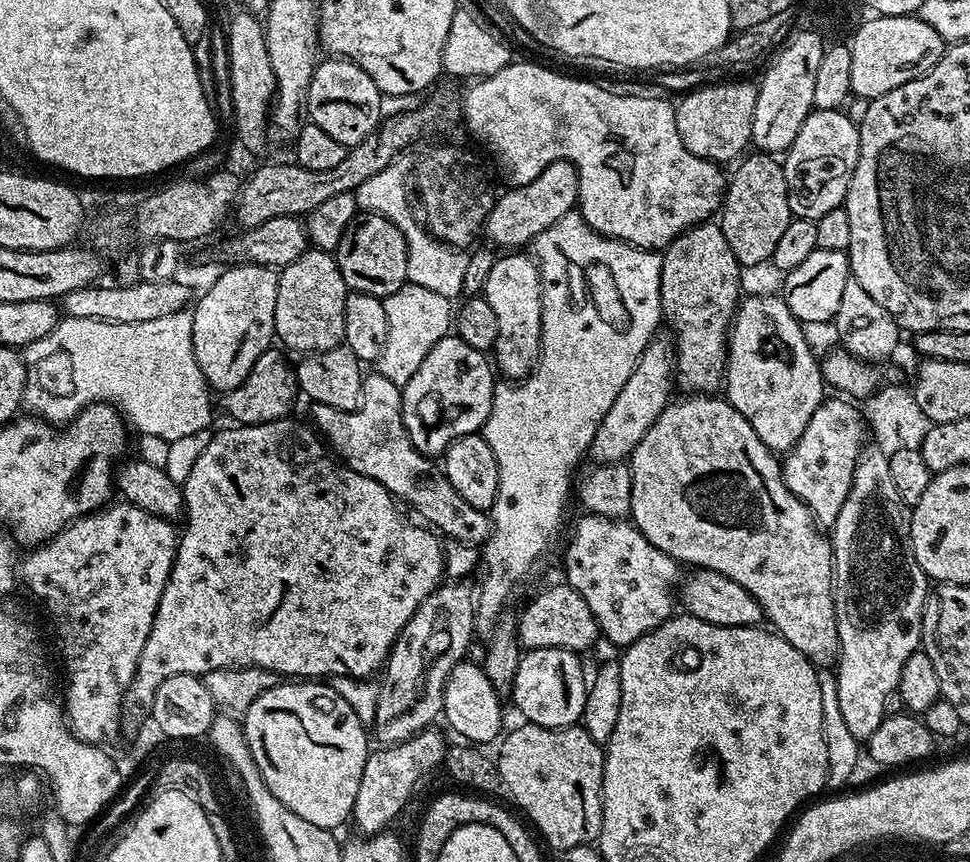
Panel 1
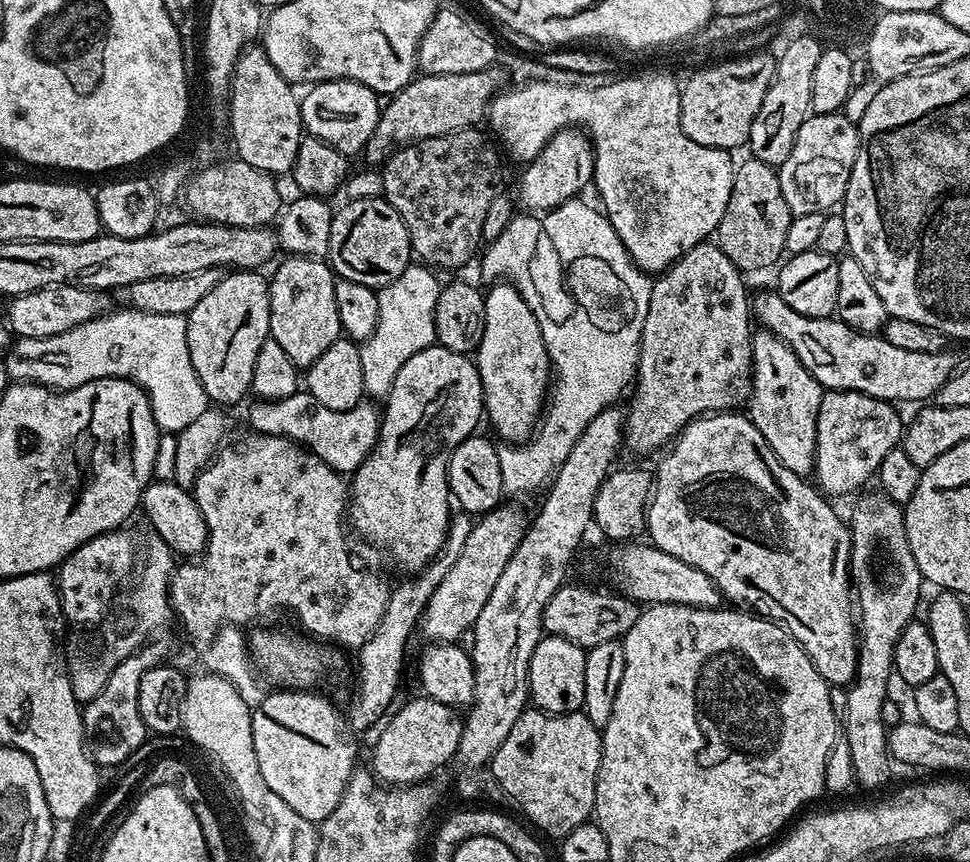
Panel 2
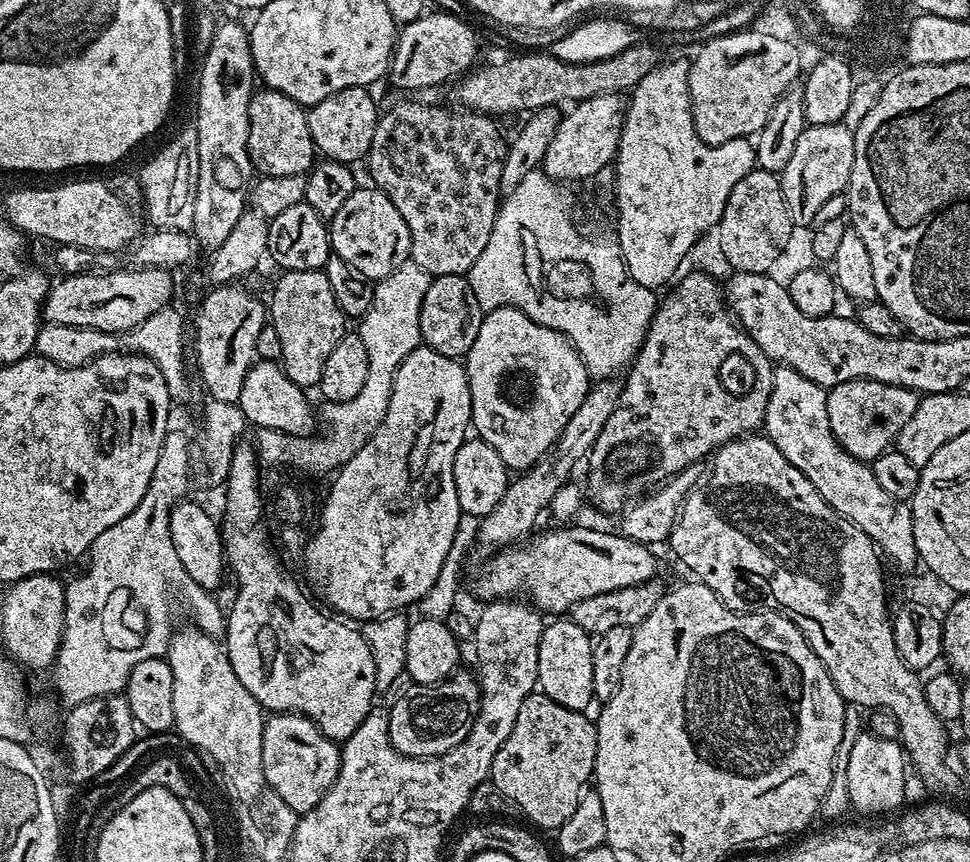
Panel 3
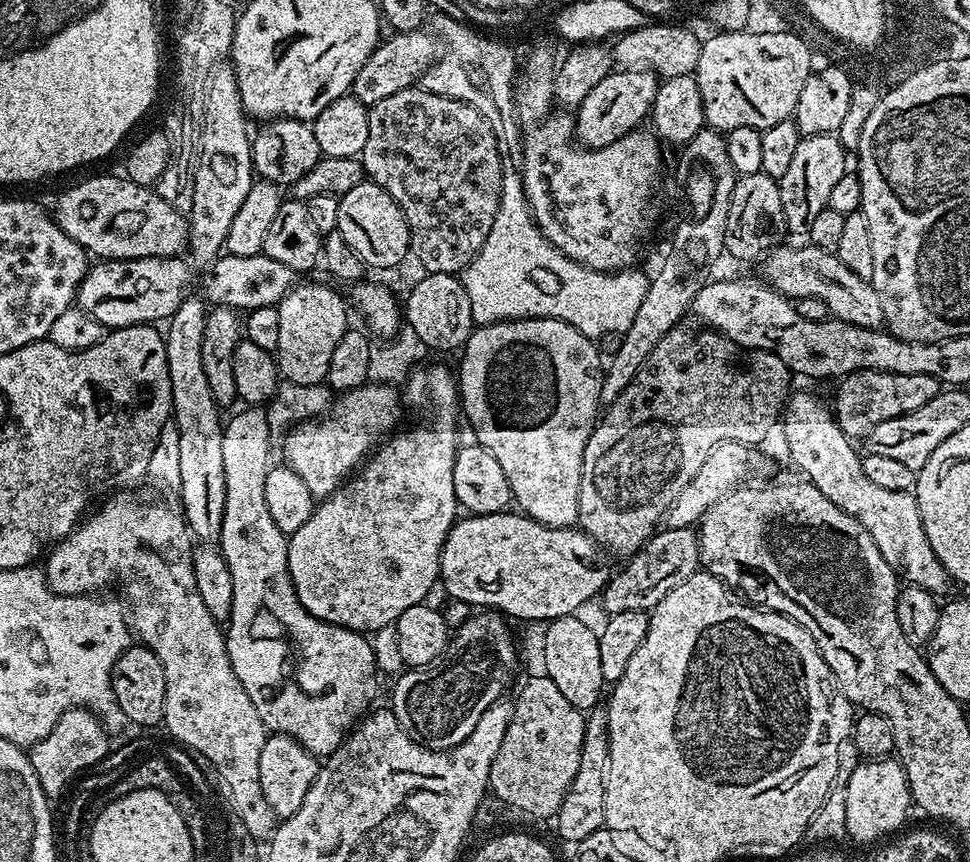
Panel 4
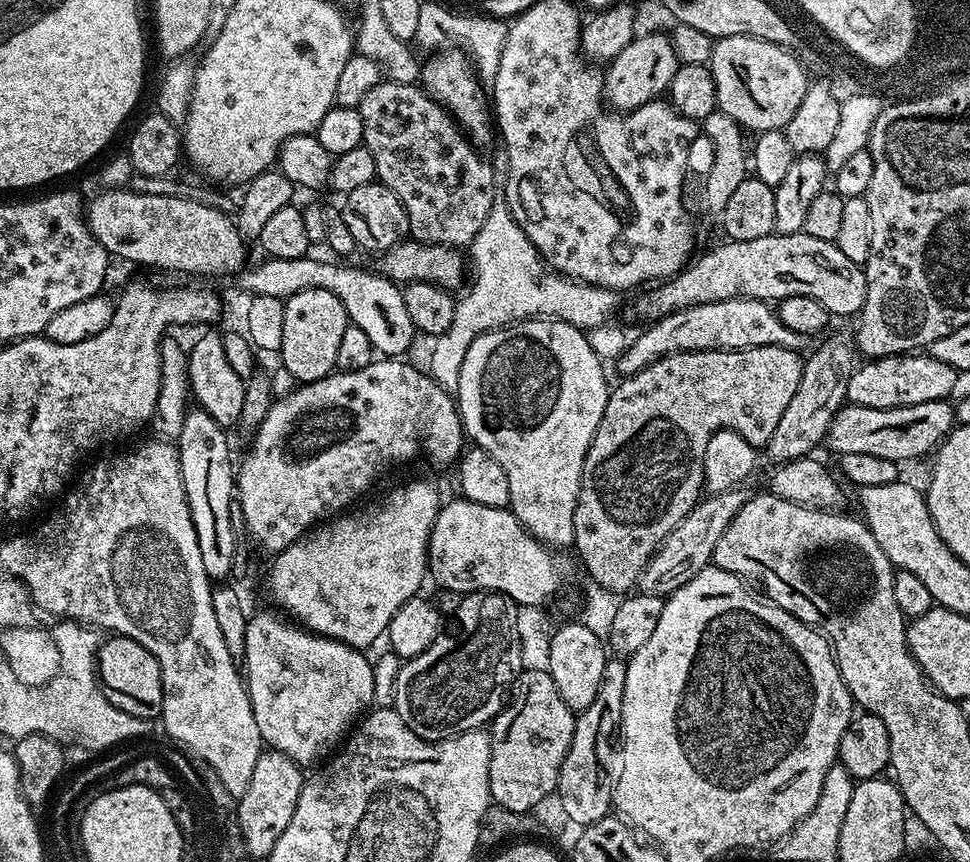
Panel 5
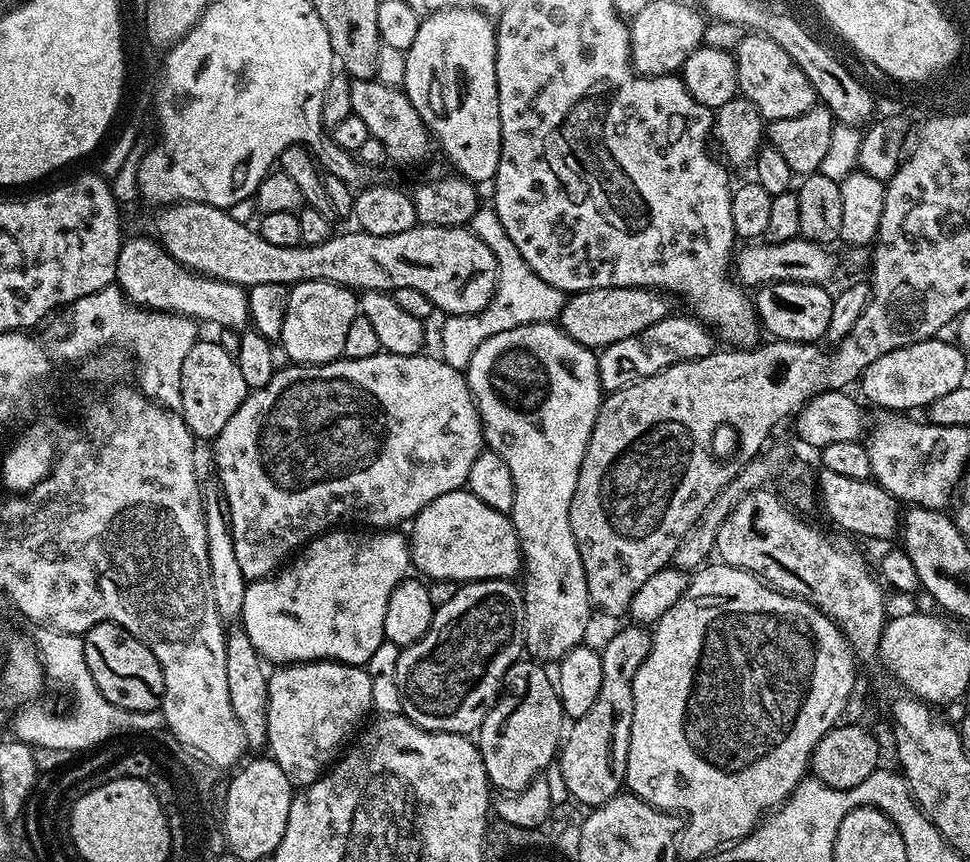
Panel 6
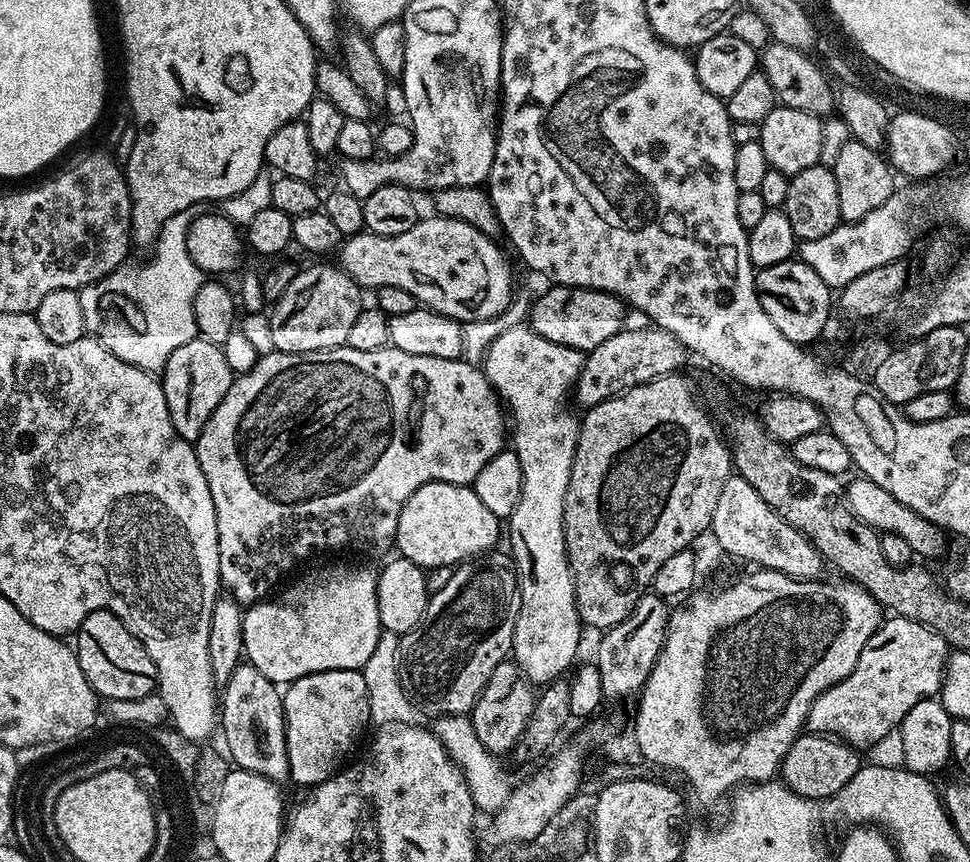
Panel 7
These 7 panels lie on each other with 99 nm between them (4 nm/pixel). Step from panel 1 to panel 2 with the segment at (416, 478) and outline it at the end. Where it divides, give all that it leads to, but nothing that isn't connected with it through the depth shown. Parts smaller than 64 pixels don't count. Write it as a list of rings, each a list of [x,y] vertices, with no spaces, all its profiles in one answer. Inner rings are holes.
[[[297,390],[281,400],[270,400],[260,398],[255,401],[257,404],[248,412],[248,420],[252,423],[251,431],[261,436],[285,436],[294,442],[309,448],[315,456],[322,458],[326,466],[330,466],[341,474],[351,474],[372,452],[372,447],[376,445],[376,439],[380,434],[381,413],[372,402],[361,402],[350,410],[330,410],[330,406],[322,406],[318,398],[314,398],[306,390]]]

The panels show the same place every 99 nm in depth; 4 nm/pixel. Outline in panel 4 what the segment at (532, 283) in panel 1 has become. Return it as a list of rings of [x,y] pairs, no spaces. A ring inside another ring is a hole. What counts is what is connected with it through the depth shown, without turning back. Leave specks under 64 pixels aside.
[[[533,318],[530,320],[501,320],[494,324],[477,327],[462,349],[464,357],[460,360],[460,372],[458,370],[458,400],[462,405],[463,415],[464,412],[468,415],[468,424],[472,427],[473,434],[476,435],[473,436],[475,443],[481,444],[486,450],[490,450],[490,454],[494,454],[494,458],[498,458],[498,466],[502,466],[502,471],[506,473],[506,482],[510,482],[515,507],[531,520],[537,520],[551,528],[571,528],[580,518],[578,494],[584,465],[584,451],[586,442],[598,419],[598,413],[602,408],[599,396],[599,390],[603,384],[602,360],[600,364],[600,352],[596,347],[597,345],[593,341],[564,320]]]

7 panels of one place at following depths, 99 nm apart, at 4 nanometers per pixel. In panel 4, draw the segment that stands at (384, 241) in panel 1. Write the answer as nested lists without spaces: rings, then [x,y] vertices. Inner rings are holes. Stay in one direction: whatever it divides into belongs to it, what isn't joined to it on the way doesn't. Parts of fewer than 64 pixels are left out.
[[[365,182],[354,186],[339,197],[338,226],[346,247],[357,255],[364,265],[372,268],[392,268],[410,256],[410,230],[398,202],[382,190],[382,186]]]

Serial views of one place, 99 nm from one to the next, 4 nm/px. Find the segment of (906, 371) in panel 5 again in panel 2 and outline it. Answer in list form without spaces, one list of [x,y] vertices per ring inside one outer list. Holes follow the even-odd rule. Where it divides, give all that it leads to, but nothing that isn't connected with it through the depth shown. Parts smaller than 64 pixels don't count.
[[[851,390],[824,392],[816,419],[814,465],[814,480],[821,493],[829,497],[844,496],[879,473],[882,458],[901,443],[906,427],[905,421],[900,421],[896,408],[893,401],[879,400],[870,394]]]

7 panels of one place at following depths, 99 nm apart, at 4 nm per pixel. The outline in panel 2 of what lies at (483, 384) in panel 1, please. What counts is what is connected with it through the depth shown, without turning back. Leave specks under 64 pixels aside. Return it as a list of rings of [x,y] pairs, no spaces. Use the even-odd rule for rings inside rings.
[[[433,346],[418,350],[398,370],[394,386],[386,397],[388,405],[382,408],[380,434],[372,452],[350,476],[350,503],[346,509],[350,524],[360,536],[372,544],[385,544],[390,555],[406,573],[416,574],[427,567],[440,552],[447,538],[450,509],[448,491],[448,463],[452,452],[465,438],[473,435],[482,424],[484,391],[482,378],[471,355]]]

